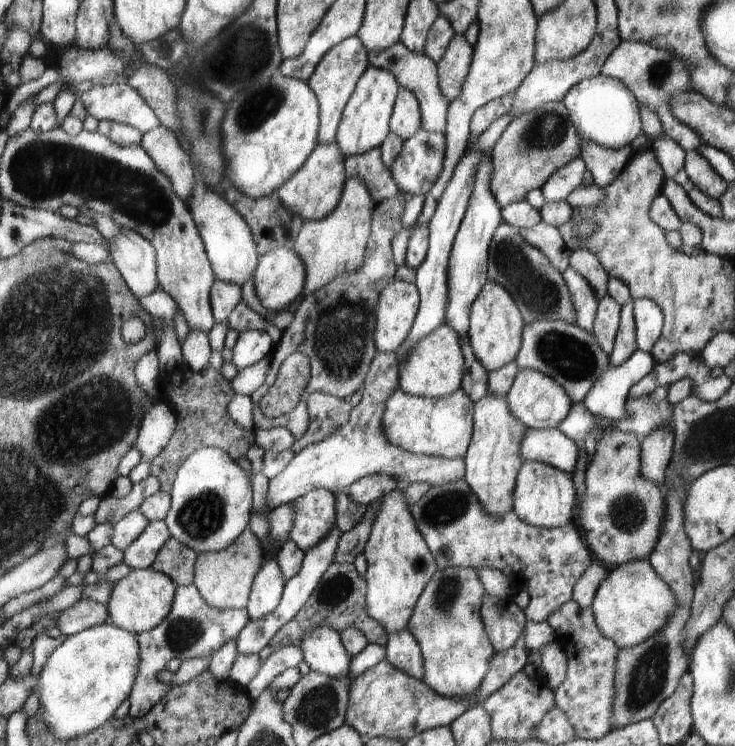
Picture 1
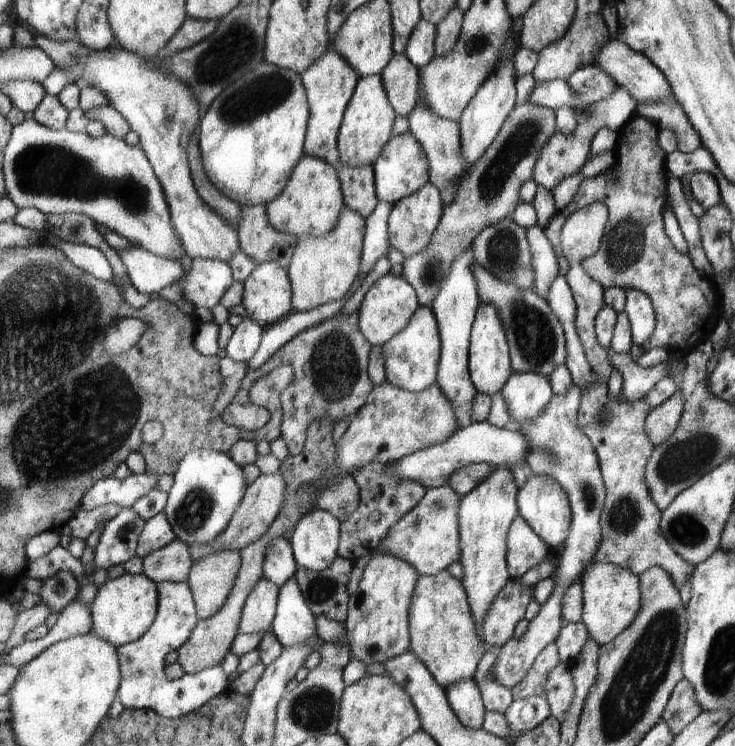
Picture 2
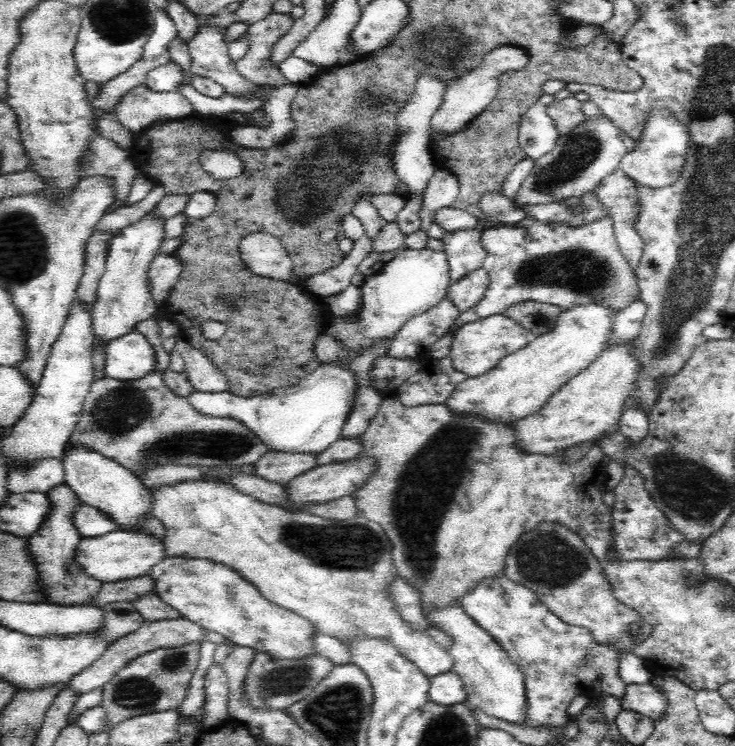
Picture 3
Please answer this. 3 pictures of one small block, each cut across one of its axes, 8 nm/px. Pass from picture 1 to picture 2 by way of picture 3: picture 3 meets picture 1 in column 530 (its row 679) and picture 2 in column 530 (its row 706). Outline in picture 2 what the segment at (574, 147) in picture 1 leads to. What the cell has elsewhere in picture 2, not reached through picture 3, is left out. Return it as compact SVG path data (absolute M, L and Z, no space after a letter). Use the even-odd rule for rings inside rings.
M533 103L518 104L510 113L509 118L504 122L501 132L489 146L485 154L468 170L466 177L460 182L457 194L450 205L445 206L444 213L435 231L431 242L419 253L406 259L402 264L402 275L409 281L409 284L416 290L420 306L426 307L432 304L440 296L445 279L449 276L453 263L468 251L477 236L488 226L512 218L516 208L521 204L520 188L533 178L534 168L547 144L547 141L556 132L553 109L534 105Z

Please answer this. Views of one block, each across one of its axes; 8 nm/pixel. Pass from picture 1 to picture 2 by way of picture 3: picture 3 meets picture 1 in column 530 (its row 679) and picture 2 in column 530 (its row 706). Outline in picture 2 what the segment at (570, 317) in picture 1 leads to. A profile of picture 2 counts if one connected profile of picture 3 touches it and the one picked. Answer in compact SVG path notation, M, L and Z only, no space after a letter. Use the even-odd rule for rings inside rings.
M512 218L488 226L477 236L472 244L474 258L491 274L507 282L518 284L521 288L534 290L534 268L532 267L532 252L529 246L527 231Z

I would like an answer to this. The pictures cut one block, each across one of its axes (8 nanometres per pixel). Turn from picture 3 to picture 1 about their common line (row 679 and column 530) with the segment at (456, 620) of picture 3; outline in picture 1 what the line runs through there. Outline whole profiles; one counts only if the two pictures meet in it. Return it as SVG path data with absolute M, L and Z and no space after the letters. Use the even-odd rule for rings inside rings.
M524 462L516 484L514 509L525 522L541 528L563 526L573 512L575 490L571 476L544 462Z

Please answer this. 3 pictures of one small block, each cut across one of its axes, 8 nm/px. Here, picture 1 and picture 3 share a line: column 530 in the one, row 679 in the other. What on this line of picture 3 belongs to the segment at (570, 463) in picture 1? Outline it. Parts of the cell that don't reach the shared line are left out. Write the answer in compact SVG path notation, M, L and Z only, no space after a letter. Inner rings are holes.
M450 672L429 679L429 701L440 706L465 704L468 699L464 681L459 674Z

